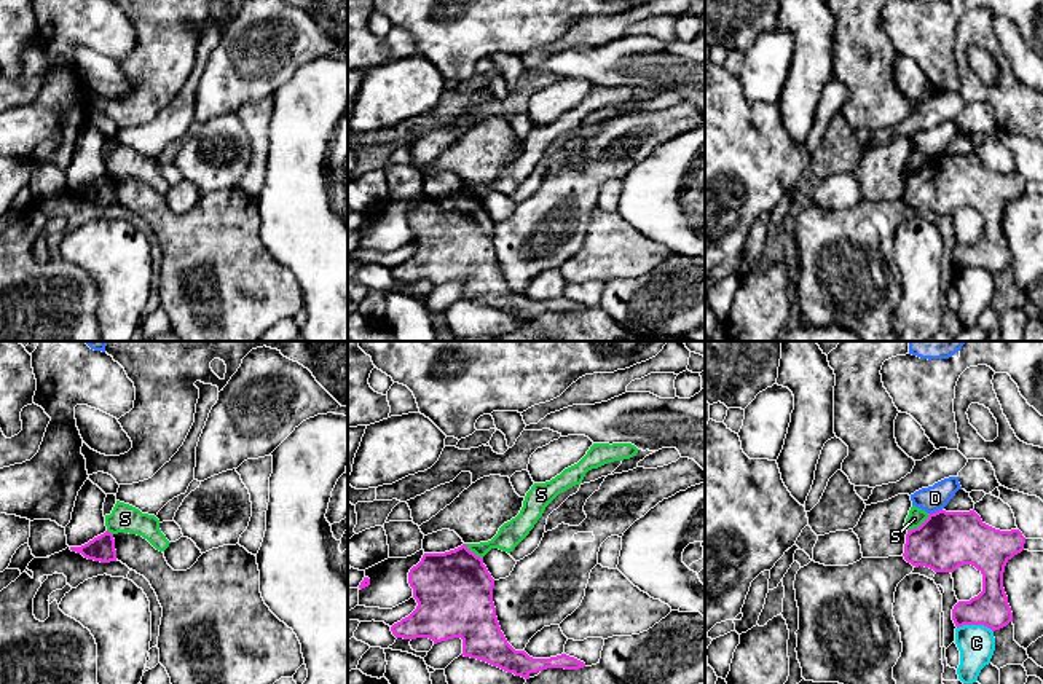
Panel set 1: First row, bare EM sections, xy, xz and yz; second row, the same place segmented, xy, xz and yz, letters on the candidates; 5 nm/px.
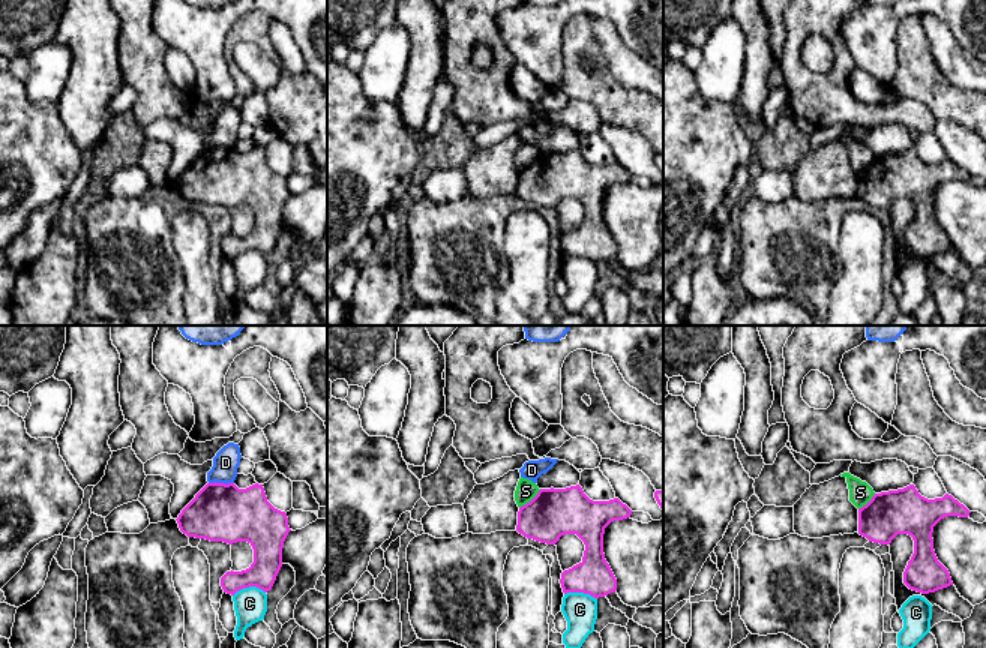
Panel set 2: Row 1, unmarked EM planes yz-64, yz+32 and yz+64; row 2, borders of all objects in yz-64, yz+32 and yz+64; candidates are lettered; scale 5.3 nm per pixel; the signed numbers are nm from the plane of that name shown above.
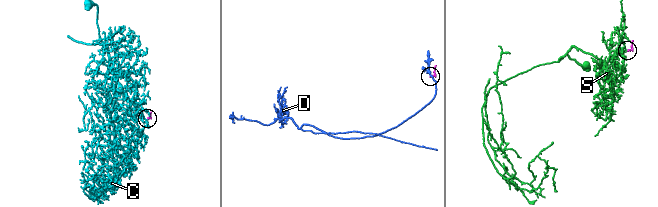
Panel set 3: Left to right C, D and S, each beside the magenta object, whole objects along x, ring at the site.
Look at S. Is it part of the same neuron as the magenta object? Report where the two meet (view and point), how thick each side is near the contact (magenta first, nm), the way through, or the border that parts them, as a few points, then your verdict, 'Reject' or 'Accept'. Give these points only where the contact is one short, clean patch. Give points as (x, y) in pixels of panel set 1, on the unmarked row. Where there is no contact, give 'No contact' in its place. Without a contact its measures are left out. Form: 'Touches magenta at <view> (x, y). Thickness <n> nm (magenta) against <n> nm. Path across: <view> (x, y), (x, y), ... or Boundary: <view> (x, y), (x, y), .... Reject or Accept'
Touches magenta at yz (920, 168). Thickness 300 nm (magenta) against 90 nm. Boundary: yz (930, 157), (908, 174). Reject

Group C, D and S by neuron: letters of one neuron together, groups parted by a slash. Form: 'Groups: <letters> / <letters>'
Groups: C / D / S

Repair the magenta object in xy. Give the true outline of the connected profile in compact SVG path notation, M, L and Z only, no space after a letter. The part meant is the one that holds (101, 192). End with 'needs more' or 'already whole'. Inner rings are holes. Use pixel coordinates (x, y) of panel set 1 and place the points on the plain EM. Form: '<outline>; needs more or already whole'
M105 174L81 190L70 190L72 195L81 196L88 202L110 206L116 204L113 177Z; already whole

